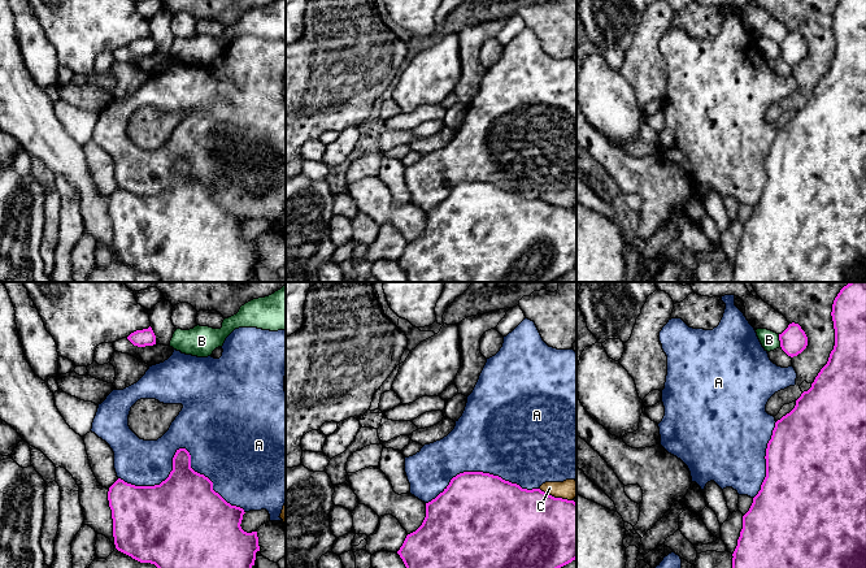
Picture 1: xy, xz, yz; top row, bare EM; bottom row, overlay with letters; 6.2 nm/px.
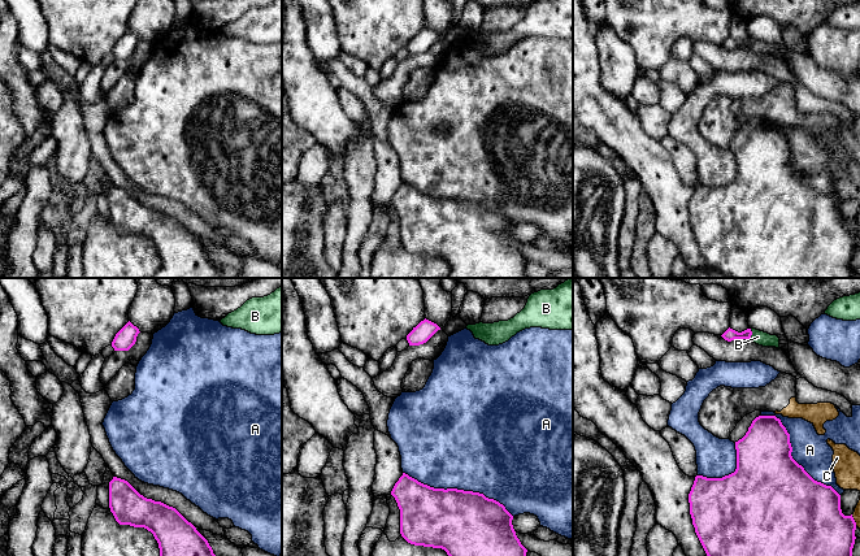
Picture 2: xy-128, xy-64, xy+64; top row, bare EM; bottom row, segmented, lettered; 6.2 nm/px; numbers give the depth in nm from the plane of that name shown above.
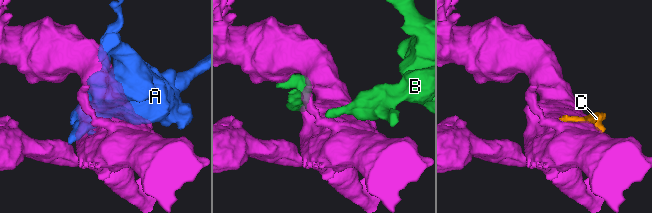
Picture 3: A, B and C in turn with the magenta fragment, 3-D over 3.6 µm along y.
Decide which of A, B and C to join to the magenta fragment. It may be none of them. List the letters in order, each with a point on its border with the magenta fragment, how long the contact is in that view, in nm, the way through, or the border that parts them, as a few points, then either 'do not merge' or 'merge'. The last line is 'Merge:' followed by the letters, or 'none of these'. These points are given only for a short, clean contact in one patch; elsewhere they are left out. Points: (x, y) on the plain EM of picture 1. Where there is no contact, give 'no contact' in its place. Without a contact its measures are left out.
A: meets magenta in xy at (183, 157); contact 800 nm long; do not merge
B: meets magenta in yz at (779, 48); contact 80 nm long; do not merge
C: meets magenta in xz at (556, 207); contact 220 nm long; do not merge
Merge: none of these

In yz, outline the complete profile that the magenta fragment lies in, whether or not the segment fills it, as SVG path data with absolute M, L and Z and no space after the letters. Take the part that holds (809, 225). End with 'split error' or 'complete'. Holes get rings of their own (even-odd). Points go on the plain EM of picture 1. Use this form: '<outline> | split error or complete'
M840 0L832 13L835 55L811 96L795 117L775 131L766 157L766 186L743 225L743 238L732 263L732 282L866 282L866 0Z | complete

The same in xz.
M464 181L453 186L449 194L435 208L426 212L426 226L422 234L408 243L397 260L408 282L553 282L556 278L576 268L576 212L554 207L540 198L522 198L517 192L483 181Z | complete

